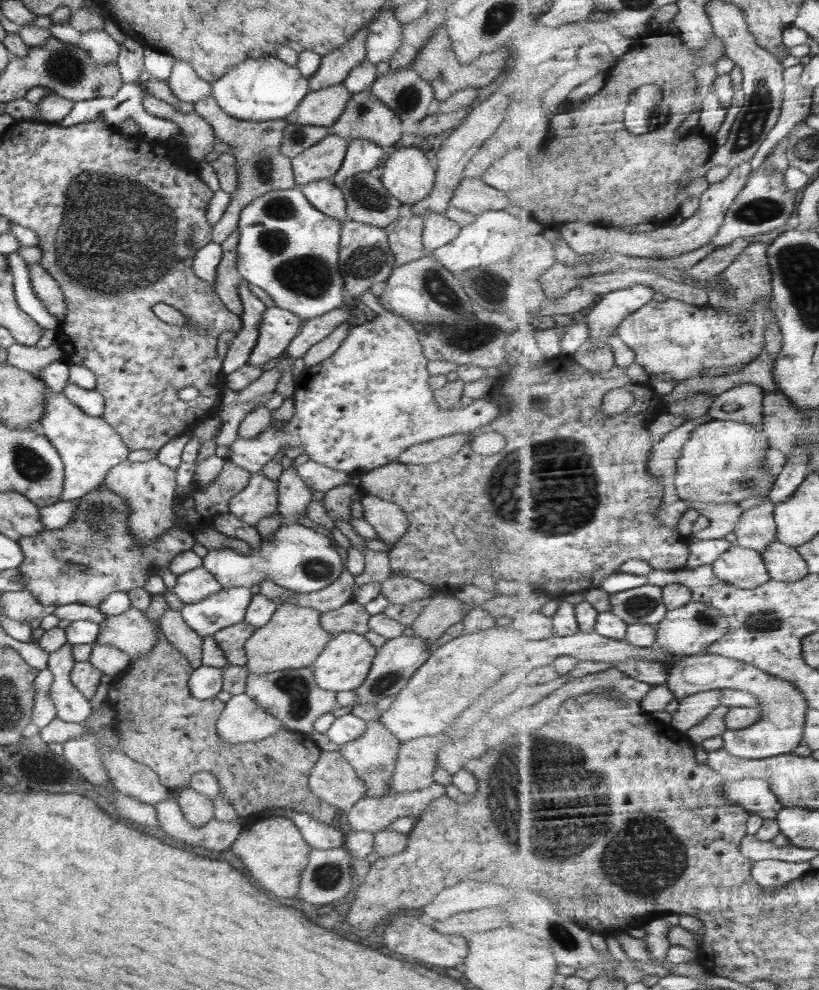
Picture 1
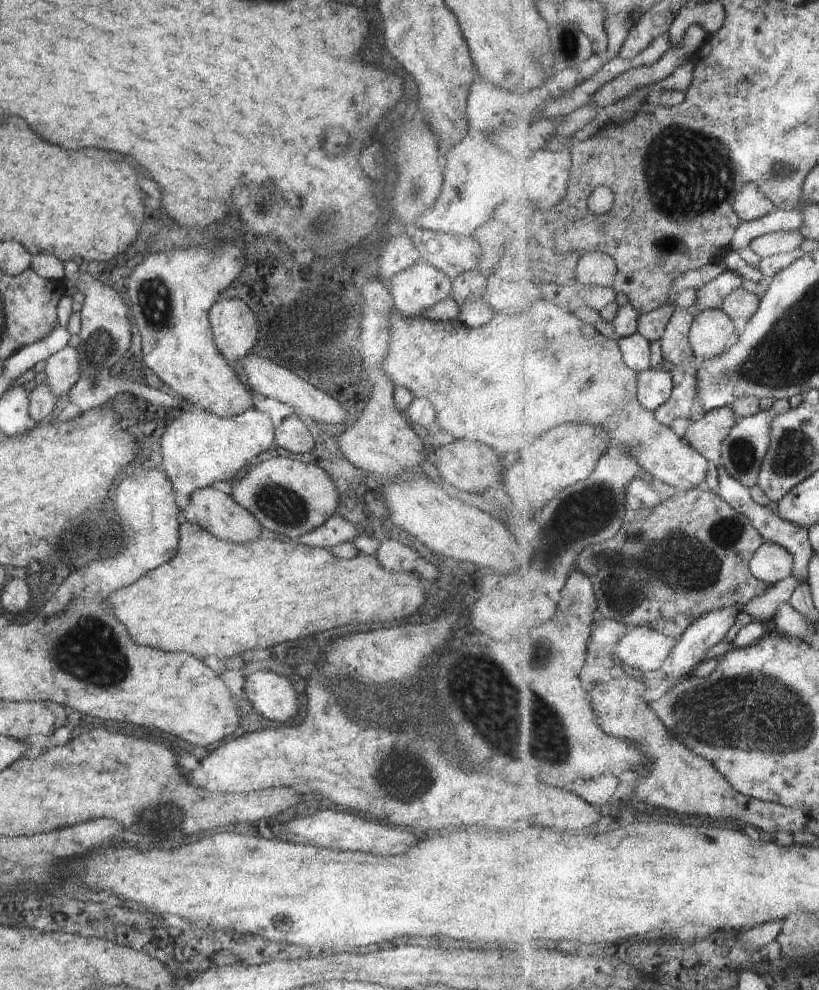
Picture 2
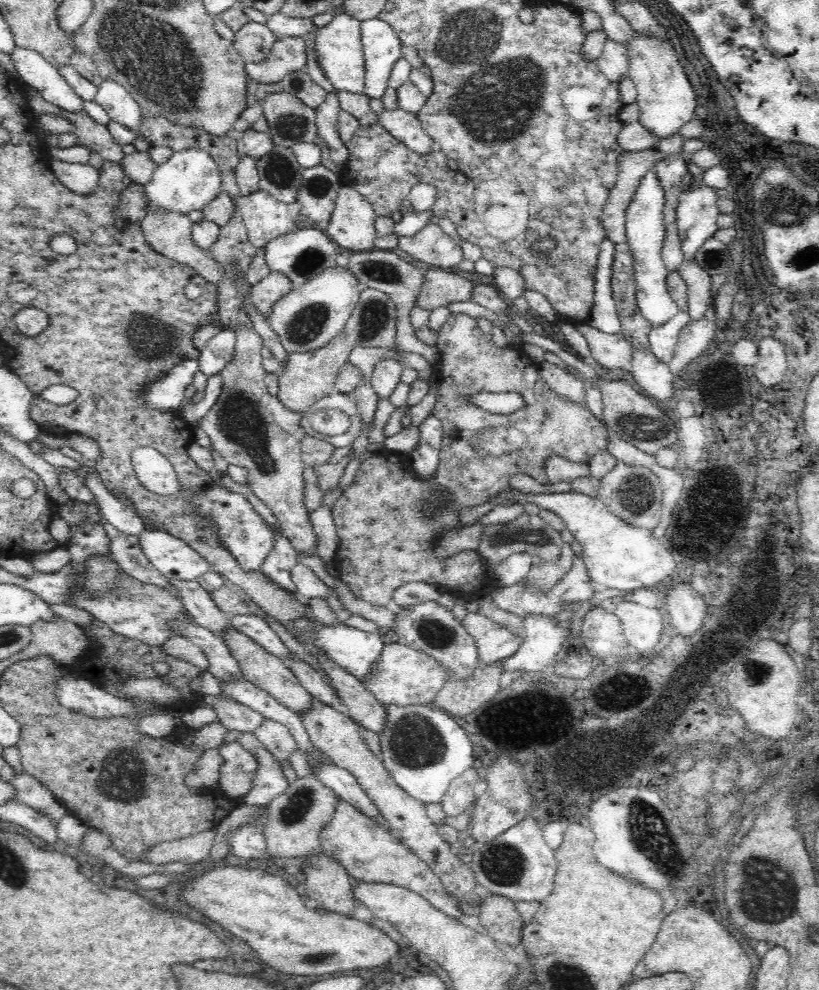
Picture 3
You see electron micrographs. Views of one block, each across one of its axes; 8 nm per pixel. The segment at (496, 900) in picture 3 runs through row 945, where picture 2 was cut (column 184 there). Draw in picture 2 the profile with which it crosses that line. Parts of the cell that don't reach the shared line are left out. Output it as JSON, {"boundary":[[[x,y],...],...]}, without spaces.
{"boundary":[[[214,487],[196,490],[188,499],[188,506],[181,514],[188,522],[201,526],[224,542],[244,542],[246,544],[256,542],[261,537],[262,526],[256,522],[256,518],[248,510],[244,510],[238,502],[234,502],[234,498],[230,495]]]}

